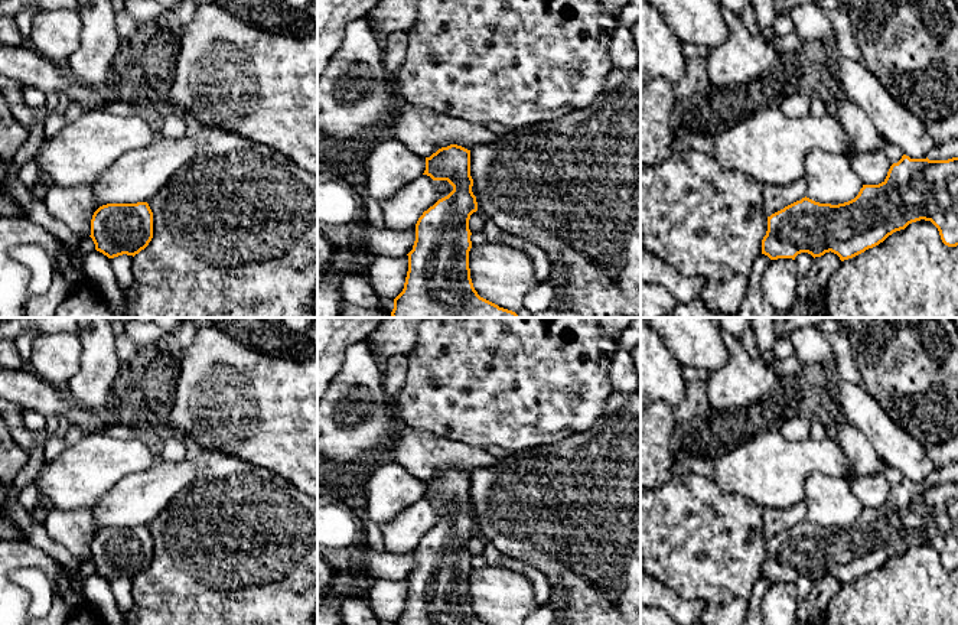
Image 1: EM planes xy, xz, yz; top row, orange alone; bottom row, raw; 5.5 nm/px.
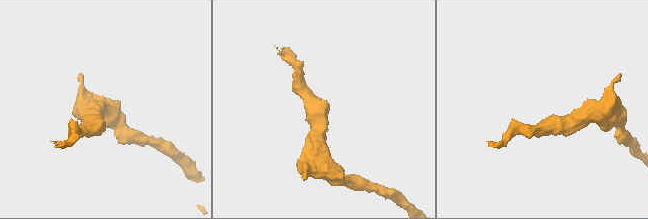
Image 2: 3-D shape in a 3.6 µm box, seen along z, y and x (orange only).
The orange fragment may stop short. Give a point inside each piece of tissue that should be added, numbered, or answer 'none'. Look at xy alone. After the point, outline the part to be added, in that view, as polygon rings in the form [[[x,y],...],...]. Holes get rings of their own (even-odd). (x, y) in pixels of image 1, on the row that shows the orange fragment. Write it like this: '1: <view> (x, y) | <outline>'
none

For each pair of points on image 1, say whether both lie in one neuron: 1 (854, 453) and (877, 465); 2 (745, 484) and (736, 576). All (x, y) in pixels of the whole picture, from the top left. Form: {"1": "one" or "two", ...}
{"1": "one", "2": "two"}

